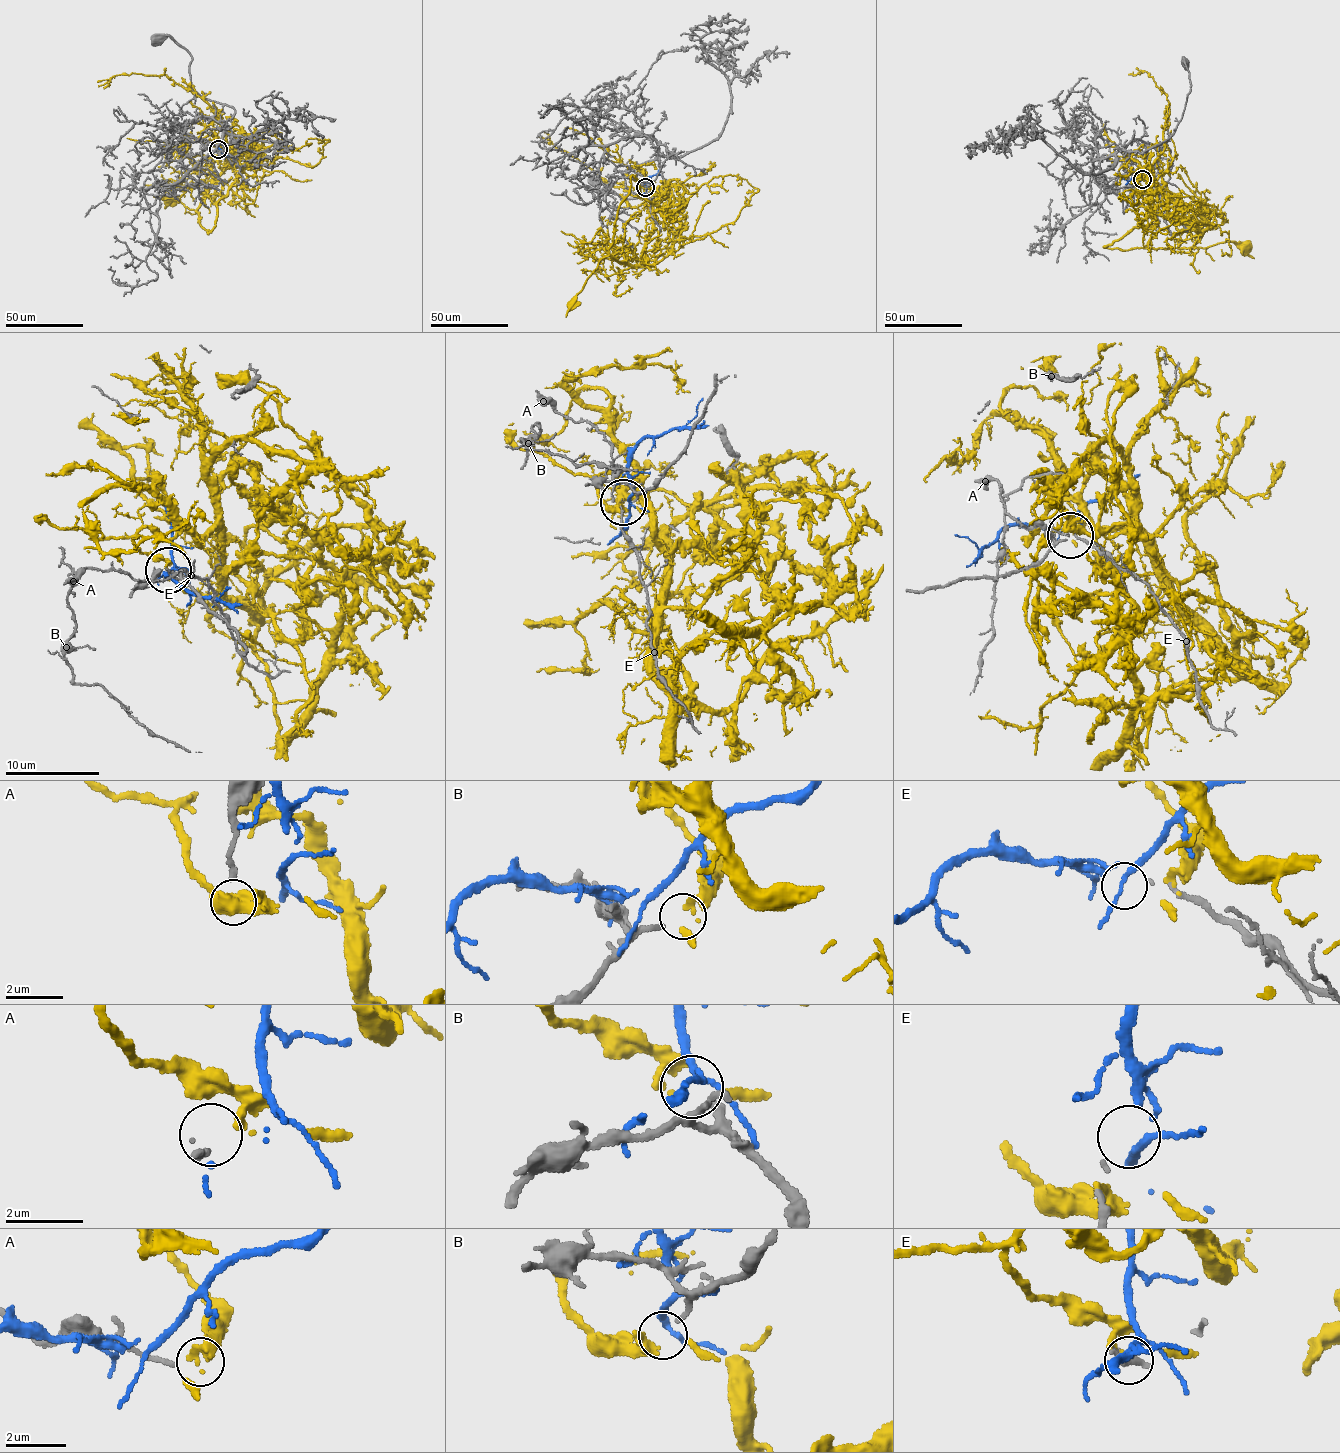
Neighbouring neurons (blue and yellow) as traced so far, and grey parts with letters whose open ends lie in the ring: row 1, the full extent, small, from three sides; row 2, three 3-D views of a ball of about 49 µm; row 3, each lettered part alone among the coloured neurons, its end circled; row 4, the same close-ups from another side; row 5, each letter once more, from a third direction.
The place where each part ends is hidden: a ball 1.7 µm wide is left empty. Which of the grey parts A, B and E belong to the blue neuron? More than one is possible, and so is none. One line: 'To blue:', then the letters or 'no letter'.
To blue: E

